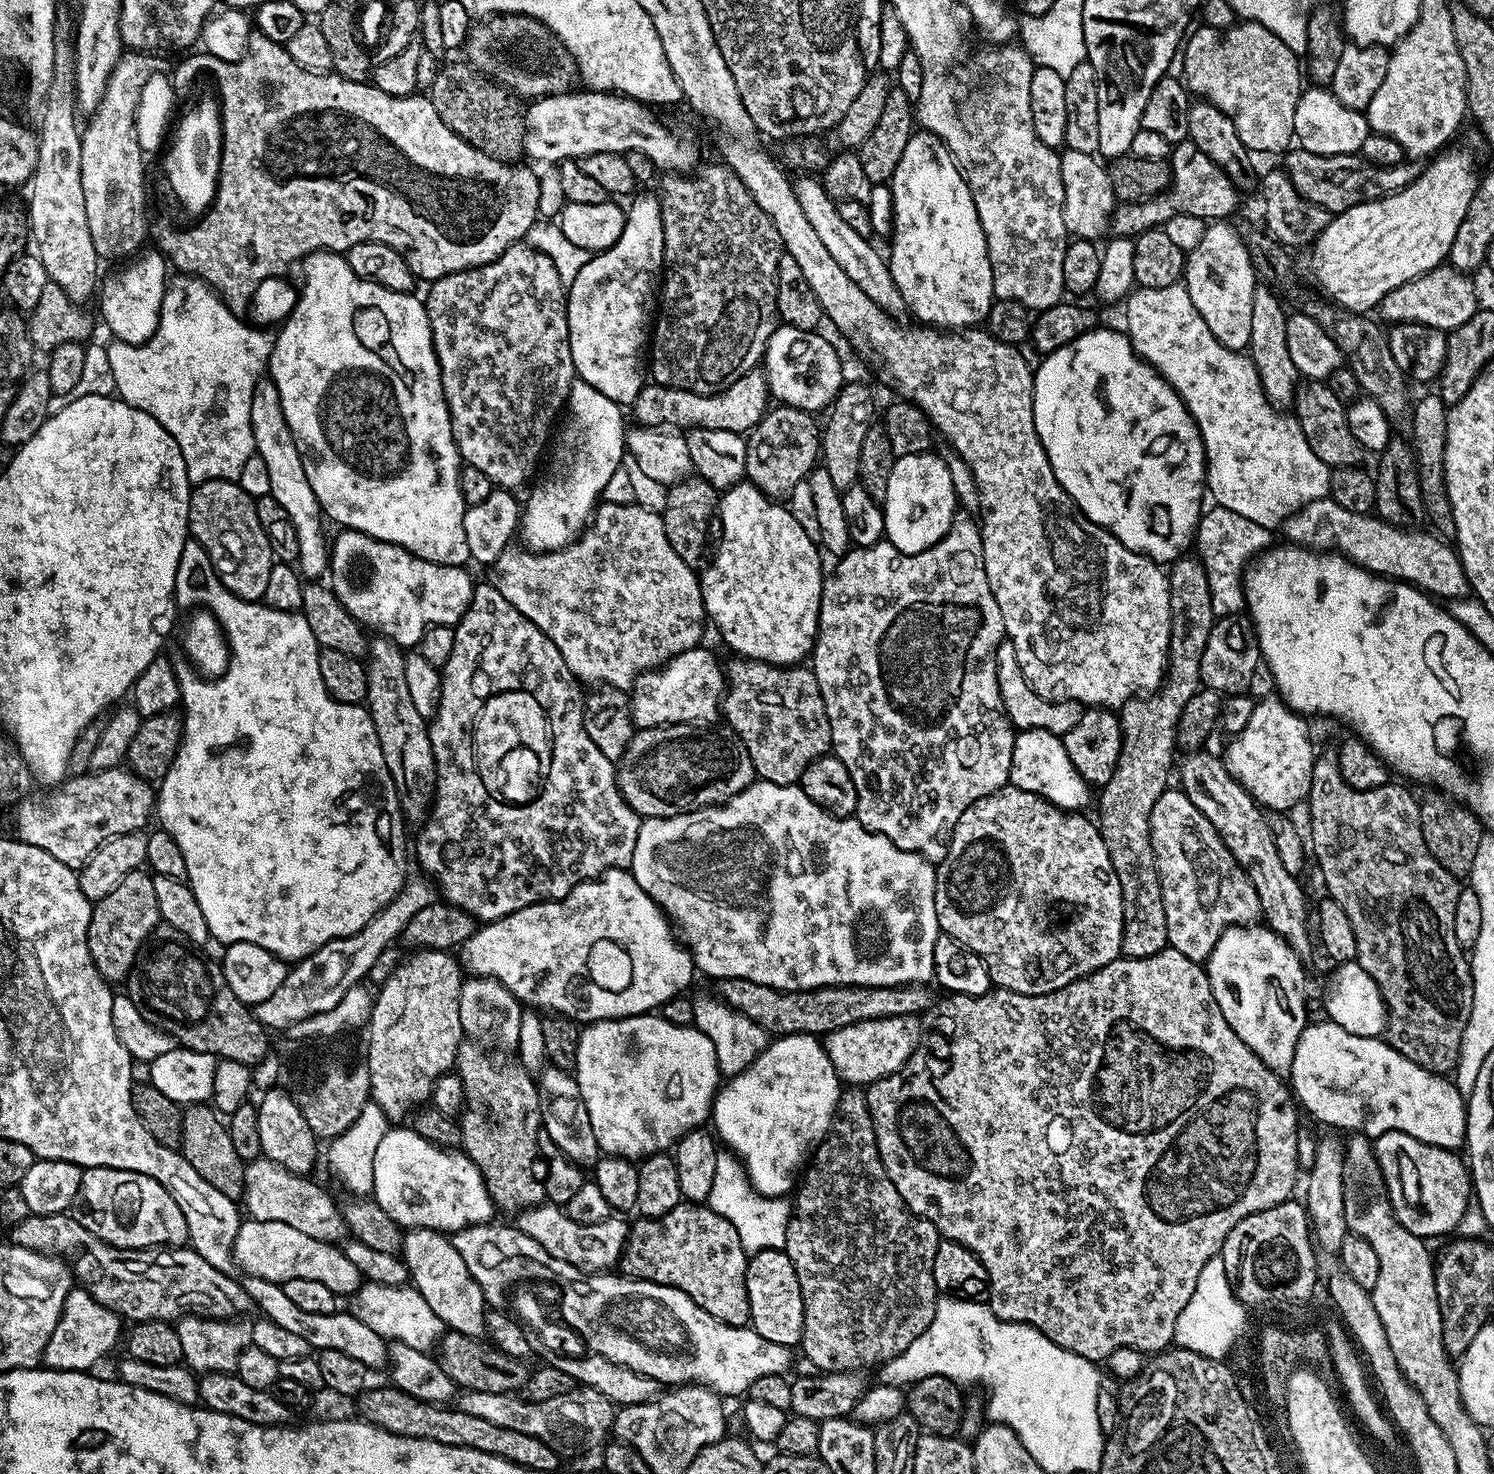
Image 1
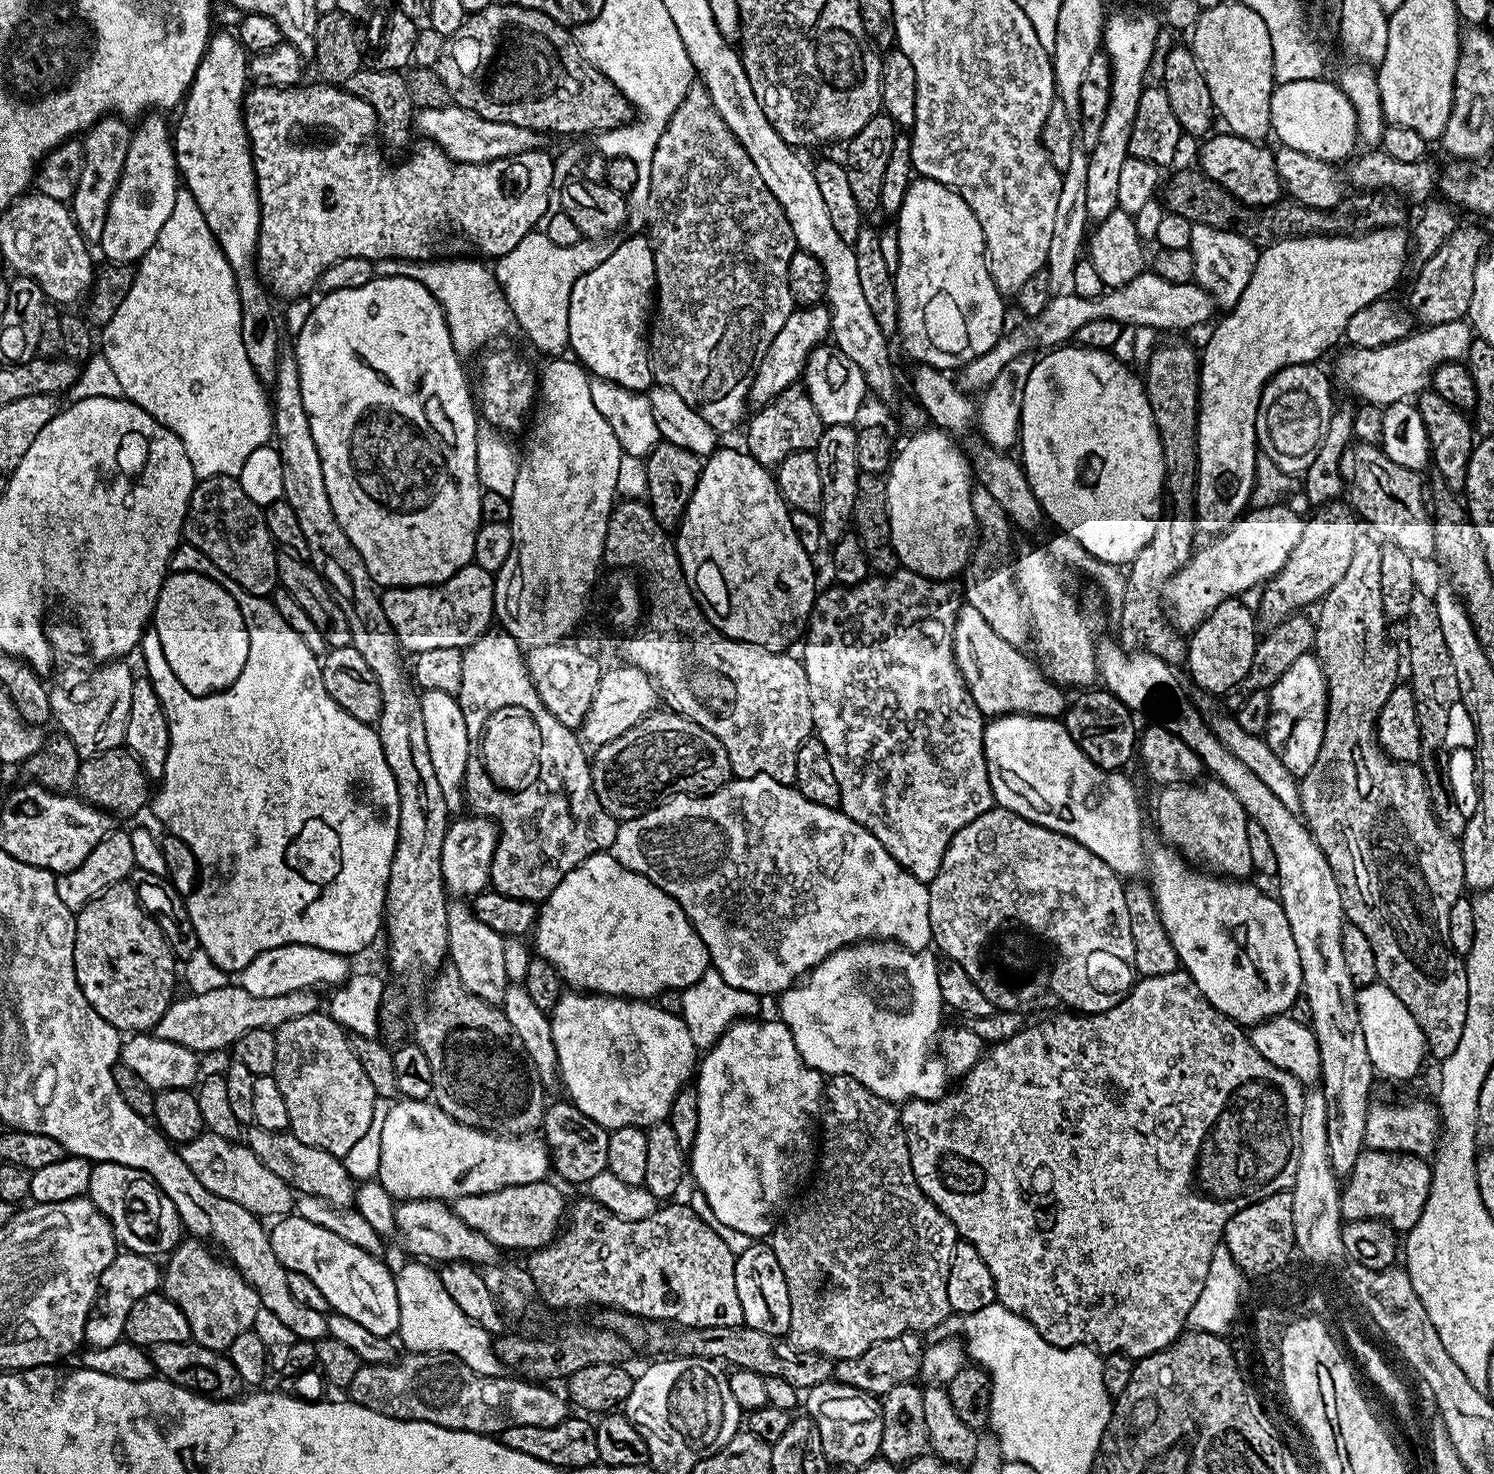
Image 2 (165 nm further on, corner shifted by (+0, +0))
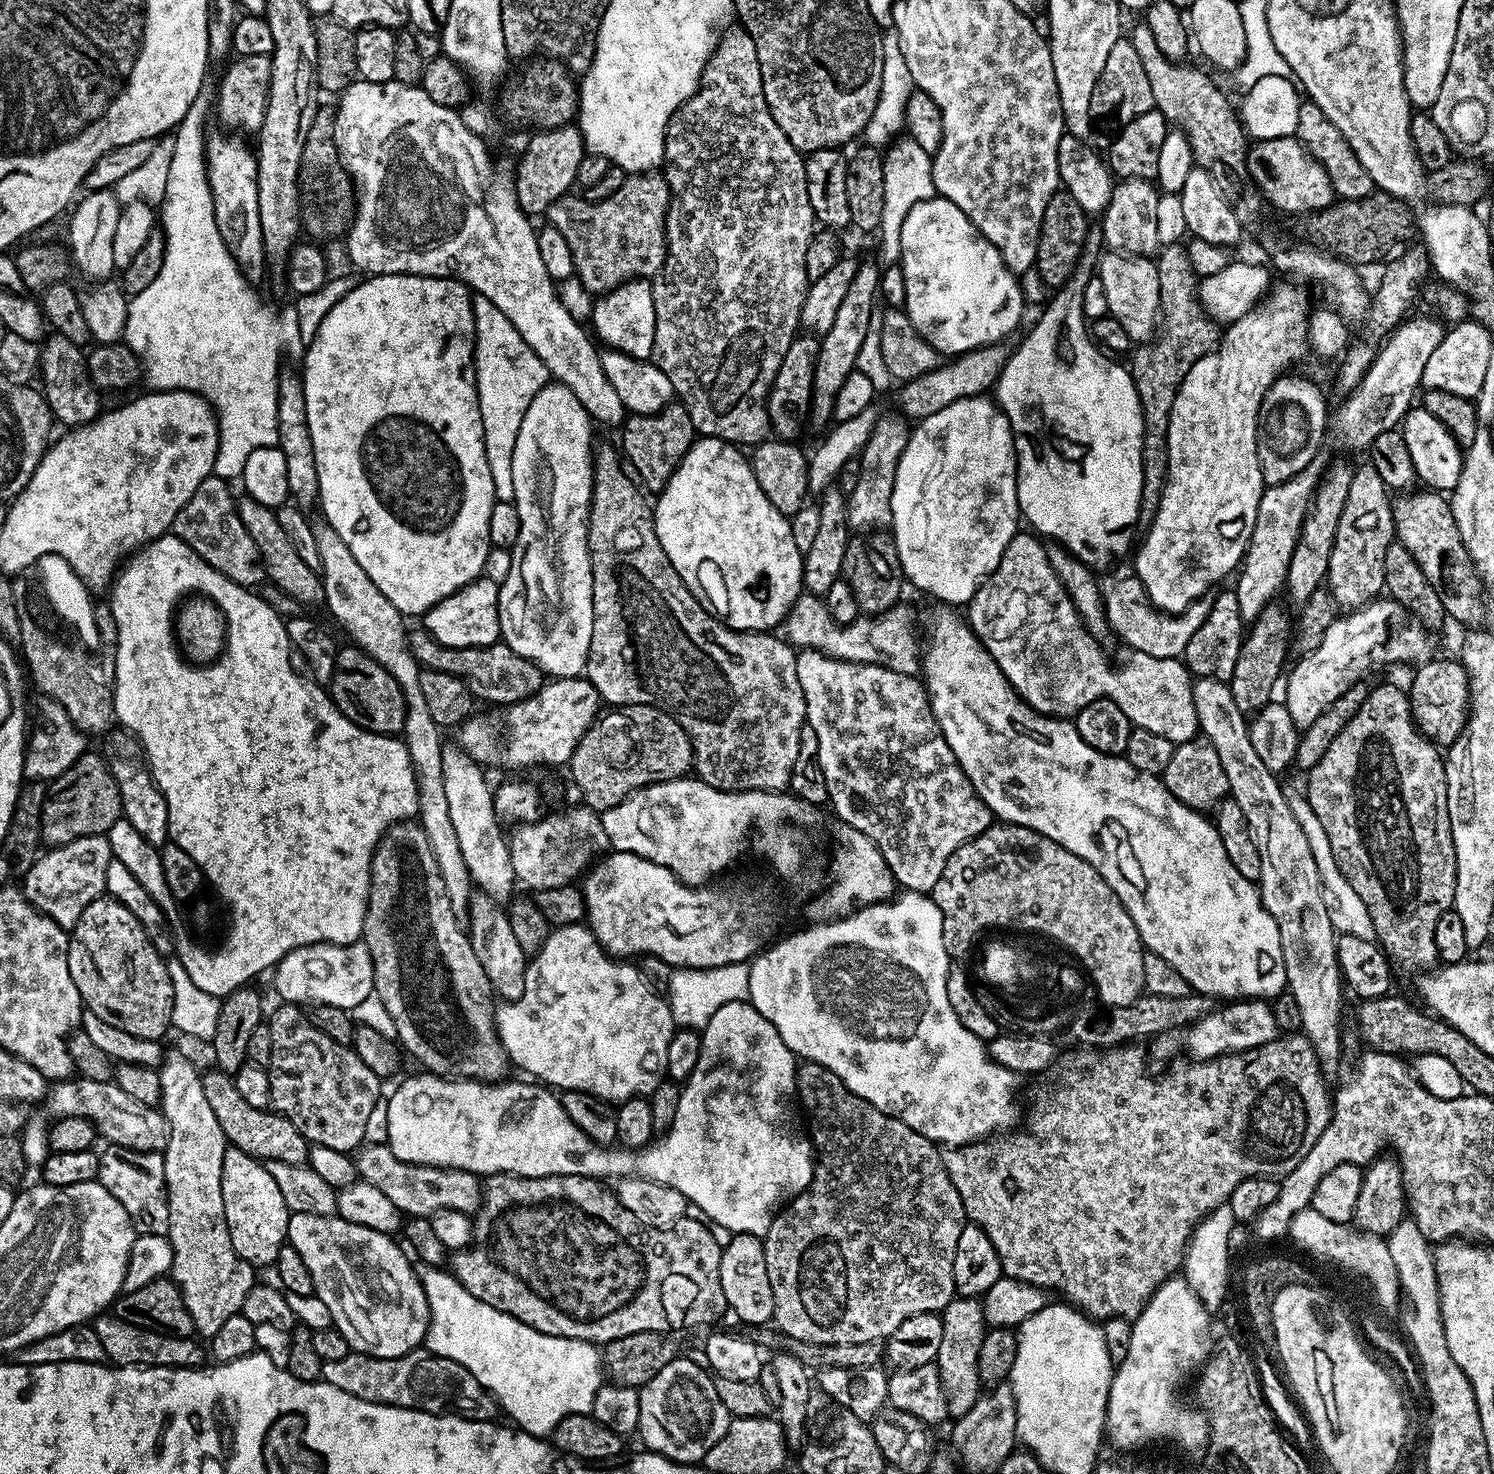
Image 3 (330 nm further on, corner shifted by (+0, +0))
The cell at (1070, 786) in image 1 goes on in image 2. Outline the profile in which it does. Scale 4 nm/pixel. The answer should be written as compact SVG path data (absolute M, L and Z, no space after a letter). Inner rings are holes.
M998 716L989 719L984 726L984 757L988 767L988 781L992 787L992 799L999 807L1010 810L1038 826L1046 826L1058 834L1074 838L1074 842L1078 842L1082 846L1086 846L1086 850L1098 854L1098 858L1102 858L1102 862L1106 862L1106 866L1114 869L1117 876L1121 878L1139 877L1136 875L1148 864L1148 877L1146 877L1146 880L1151 887L1152 897L1156 899L1162 926L1166 928L1166 934L1180 959L1180 968L1188 972L1190 978L1194 978L1198 990L1223 1016L1229 1016L1231 1020L1236 1021L1241 1026L1261 1024L1262 1021L1270 1020L1273 1016L1285 1015L1291 1009L1288 1007L1295 1000L1299 1001L1301 999L1302 966L1298 958L1298 946L1294 946L1294 934L1290 934L1290 922L1286 922L1286 914L1283 906L1280 905L1279 899L1275 895L1267 896L1262 889L1248 884L1252 882L1241 882L1236 878L1225 878L1219 874L1209 874L1207 871L1193 866L1183 856L1167 846L1152 848L1148 852L1147 846L1144 845L1144 812L1140 809L1140 796L1136 793L1135 786L1123 776L1125 774L1123 771L1107 772L1105 768L1100 768L1094 762L1090 762L1090 758L1086 758L1086 754L1082 754L1082 750L1074 742L1074 738L1070 738L1065 734L1063 723L1059 719L1047 720L1041 716Z

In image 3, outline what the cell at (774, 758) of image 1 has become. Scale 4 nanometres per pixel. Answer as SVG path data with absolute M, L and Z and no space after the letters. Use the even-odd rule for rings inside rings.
M608 444L602 445L601 448L599 445L595 449L592 465L592 509L588 515L588 549L592 563L592 597L594 598L594 634L590 638L590 650L588 651L587 680L596 687L600 699L605 705L653 704L655 708L671 712L676 721L688 731L688 736L692 740L694 772L702 782L723 792L778 792L787 789L790 774L794 770L794 758L798 758L800 731L806 723L806 702L802 694L802 686L798 682L796 652L793 645L779 635L776 637L776 634L771 631L736 632L727 624L717 620L705 605L698 603L692 591L682 582L678 570L674 570L670 558L666 558L666 550L662 550L662 542L658 542L654 512L649 501L648 504L644 501L645 493L641 491L637 481L629 475L626 468L626 473L624 473L623 467L625 468L625 465L622 463L617 449L615 452Z

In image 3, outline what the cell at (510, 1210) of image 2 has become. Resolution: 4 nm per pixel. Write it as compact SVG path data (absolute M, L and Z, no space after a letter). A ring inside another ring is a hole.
M365 1143L355 1153L356 1175L361 1181L372 1183L386 1194L386 1198L401 1213L412 1218L431 1218L445 1210L470 1214L482 1202L482 1186L477 1173L463 1172L457 1168L437 1168L435 1164L411 1164L398 1159L387 1143Z

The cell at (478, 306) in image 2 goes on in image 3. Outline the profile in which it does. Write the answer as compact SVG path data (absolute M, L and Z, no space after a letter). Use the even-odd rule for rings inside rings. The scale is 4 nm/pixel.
M476 296L472 302L476 327L476 393L484 427L486 462L490 462L490 478L494 478L499 501L511 501L513 496L514 442L518 442L518 426L526 418L526 406L534 402L534 394L549 383L550 377L542 358L514 330L514 322L490 302L490 298Z

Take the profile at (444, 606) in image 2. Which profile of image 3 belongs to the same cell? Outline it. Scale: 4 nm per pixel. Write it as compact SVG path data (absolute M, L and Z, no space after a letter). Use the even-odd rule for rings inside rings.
M486 579L471 580L454 594L442 598L434 607L423 613L423 631L429 632L442 646L447 648L465 648L478 646L484 648L501 639L500 619L498 618L498 598L500 585Z

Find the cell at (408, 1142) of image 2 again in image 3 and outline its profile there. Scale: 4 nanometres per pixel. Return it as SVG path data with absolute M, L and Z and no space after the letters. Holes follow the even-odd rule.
M739 1000L722 1006L722 1010L718 1010L718 1014L714 1014L714 1018L710 1018L710 1022L703 1028L702 1050L698 1054L698 1066L694 1066L694 1074L690 1074L690 1078L683 1081L680 1097L678 1098L678 1110L674 1110L672 1125L666 1129L663 1135L653 1139L651 1144L646 1144L641 1149L631 1150L623 1146L595 1144L578 1126L574 1126L574 1122L570 1122L566 1110L562 1110L559 1095L551 1087L545 1086L543 1083L528 1082L532 1084L523 1084L520 1080L512 1080L513 1078L505 1079L503 1082L461 1080L459 1078L435 1076L434 1073L423 1070L417 1071L417 1076L406 1077L397 1086L396 1093L390 1098L387 1097L388 1126L386 1135L388 1137L386 1137L386 1143L388 1149L404 1162L435 1164L437 1168L457 1168L463 1172L477 1174L511 1174L513 1176L529 1176L530 1178L538 1178L539 1176L555 1176L557 1178L570 1176L591 1176L593 1178L641 1176L659 1184L668 1184L674 1190L681 1192L688 1199L689 1205L693 1209L701 1208L705 1212L703 1215L717 1229L725 1228L728 1234L743 1234L763 1238L768 1233L769 1226L772 1225L772 1218L777 1209L785 1202L791 1201L792 1197L799 1196L807 1188L814 1171L814 1149L805 1125L802 1123L797 1101L794 1099L797 1095L797 1067L797 1057L792 1055L792 1051L788 1049L786 1042L782 1042L778 1030L774 1030L774 1026L770 1026L770 1022L766 1022L766 1018L762 1018L762 1014L758 1014L758 1010L751 1002Z

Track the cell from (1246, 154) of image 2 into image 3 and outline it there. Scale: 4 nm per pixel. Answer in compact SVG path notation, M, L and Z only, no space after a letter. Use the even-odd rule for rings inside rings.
M1295 136L1257 140L1248 150L1248 179L1280 212L1320 212L1334 203L1332 183L1322 166Z

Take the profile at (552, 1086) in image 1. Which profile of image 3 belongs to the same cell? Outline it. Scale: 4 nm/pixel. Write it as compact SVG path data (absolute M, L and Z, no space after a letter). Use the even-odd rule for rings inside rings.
M473 895L466 913L466 931L469 942L474 946L474 954L478 954L478 962L482 962L482 970L486 970L486 978L492 983L493 993L497 997L502 996L500 998L506 1002L522 998L522 990L526 986L528 960L524 956L521 947L518 946L517 939L514 938L507 911L486 895Z

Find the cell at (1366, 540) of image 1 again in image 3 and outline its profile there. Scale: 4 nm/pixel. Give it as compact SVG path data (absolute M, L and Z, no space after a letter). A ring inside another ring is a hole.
M1128 574L1113 584L1104 584L1102 588L1104 598L1104 614L1106 624L1112 628L1129 644L1132 652L1150 654L1150 658L1170 658L1175 660L1183 657L1186 650L1186 642L1194 638L1194 630L1202 626L1202 622L1208 613L1209 601L1201 598L1184 612L1161 612L1148 603L1144 595L1144 587L1134 574Z

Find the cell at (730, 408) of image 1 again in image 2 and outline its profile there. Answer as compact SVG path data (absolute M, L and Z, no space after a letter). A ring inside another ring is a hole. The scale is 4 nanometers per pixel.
M823 303L813 304L810 308L797 307L790 318L786 318L782 330L774 334L774 342L770 342L766 354L762 354L748 391L748 404L756 410L765 408L782 394L782 390L797 383L803 377L810 353L829 339L831 326L832 313Z

